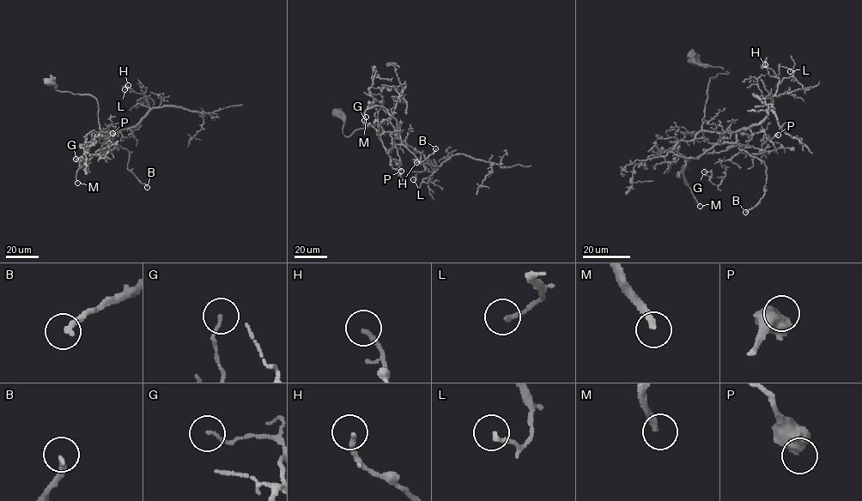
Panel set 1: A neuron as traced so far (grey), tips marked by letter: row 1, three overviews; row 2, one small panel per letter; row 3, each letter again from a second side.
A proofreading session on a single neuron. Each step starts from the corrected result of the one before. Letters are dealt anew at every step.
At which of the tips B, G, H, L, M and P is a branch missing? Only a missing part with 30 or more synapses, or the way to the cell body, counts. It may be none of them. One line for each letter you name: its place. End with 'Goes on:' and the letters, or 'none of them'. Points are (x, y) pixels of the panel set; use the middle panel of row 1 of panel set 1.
B: Place: (435, 148)
M: Place: (366, 117)
Goes on: B, M

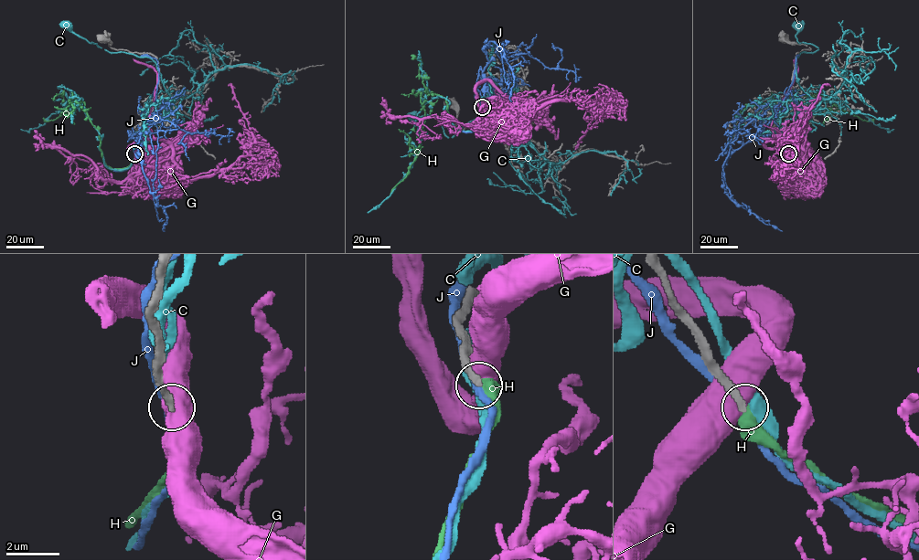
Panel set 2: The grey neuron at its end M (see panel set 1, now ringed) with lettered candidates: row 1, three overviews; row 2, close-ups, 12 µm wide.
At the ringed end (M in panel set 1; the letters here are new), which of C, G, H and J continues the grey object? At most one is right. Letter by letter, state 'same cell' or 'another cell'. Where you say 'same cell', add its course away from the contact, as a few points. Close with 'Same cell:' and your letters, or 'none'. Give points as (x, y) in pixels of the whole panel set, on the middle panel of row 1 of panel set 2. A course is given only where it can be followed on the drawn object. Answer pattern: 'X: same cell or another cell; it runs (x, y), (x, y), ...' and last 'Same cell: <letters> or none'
C: another cell
G: another cell
H: same cell; it runs (482, 107), (474, 131), (458, 132), (446, 100), (430, 94), (422, 105), (420, 152), (390, 195)
J: another cell
Same cell: H

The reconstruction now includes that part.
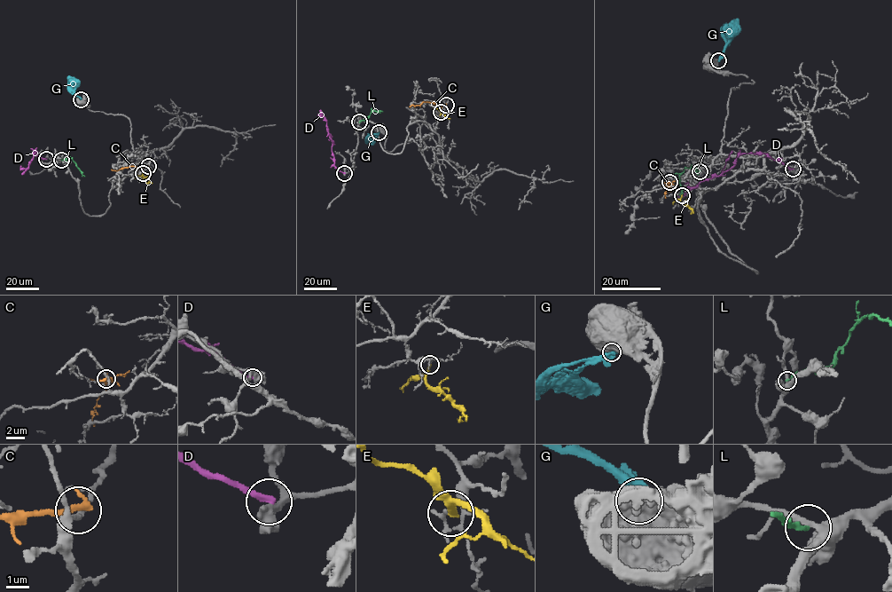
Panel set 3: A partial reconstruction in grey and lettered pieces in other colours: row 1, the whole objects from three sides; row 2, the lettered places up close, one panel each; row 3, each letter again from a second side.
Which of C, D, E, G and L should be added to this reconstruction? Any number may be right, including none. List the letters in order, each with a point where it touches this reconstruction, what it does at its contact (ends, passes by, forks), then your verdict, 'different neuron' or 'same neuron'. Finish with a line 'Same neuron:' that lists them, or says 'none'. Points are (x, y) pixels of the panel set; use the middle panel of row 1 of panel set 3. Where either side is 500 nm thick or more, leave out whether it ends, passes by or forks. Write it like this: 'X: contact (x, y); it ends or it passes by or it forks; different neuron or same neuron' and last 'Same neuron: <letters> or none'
C: contact (446, 105); it ends; different neuron
D: contact (344, 173); it ends; different neuron
E: contact (441, 112); it ends; different neuron
G: contact (379, 132); different neuron
L: contact (359, 122); it ends; different neuron
Same neuron: none

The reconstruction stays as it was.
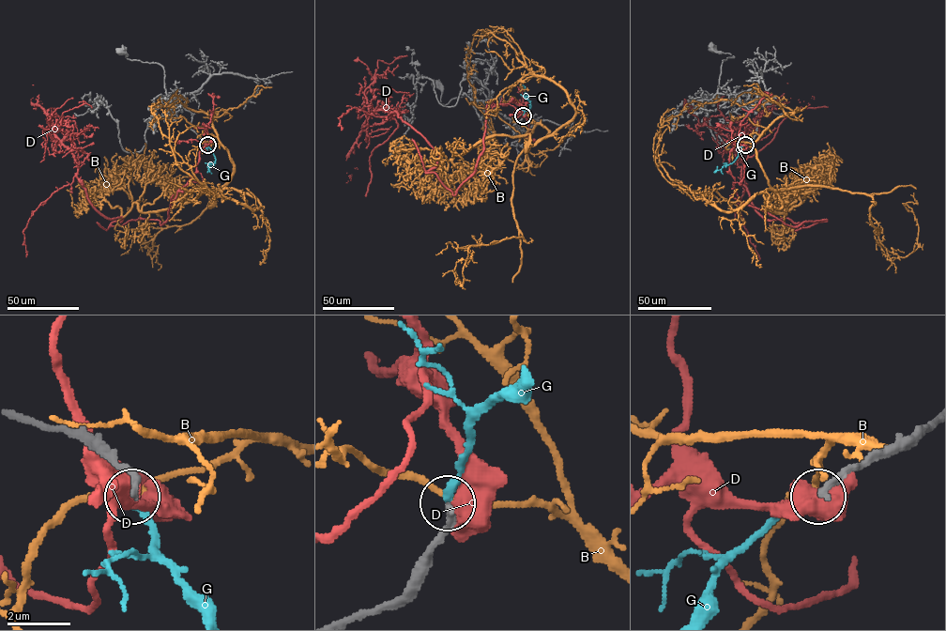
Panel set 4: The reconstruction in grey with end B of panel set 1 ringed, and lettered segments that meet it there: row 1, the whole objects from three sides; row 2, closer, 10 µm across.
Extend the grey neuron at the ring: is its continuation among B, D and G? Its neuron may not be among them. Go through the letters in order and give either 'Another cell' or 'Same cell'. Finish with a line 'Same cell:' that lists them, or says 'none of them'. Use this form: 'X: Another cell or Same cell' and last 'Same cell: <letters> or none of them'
B: Another cell
D: Another cell
G: Same cell
Same cell: G

